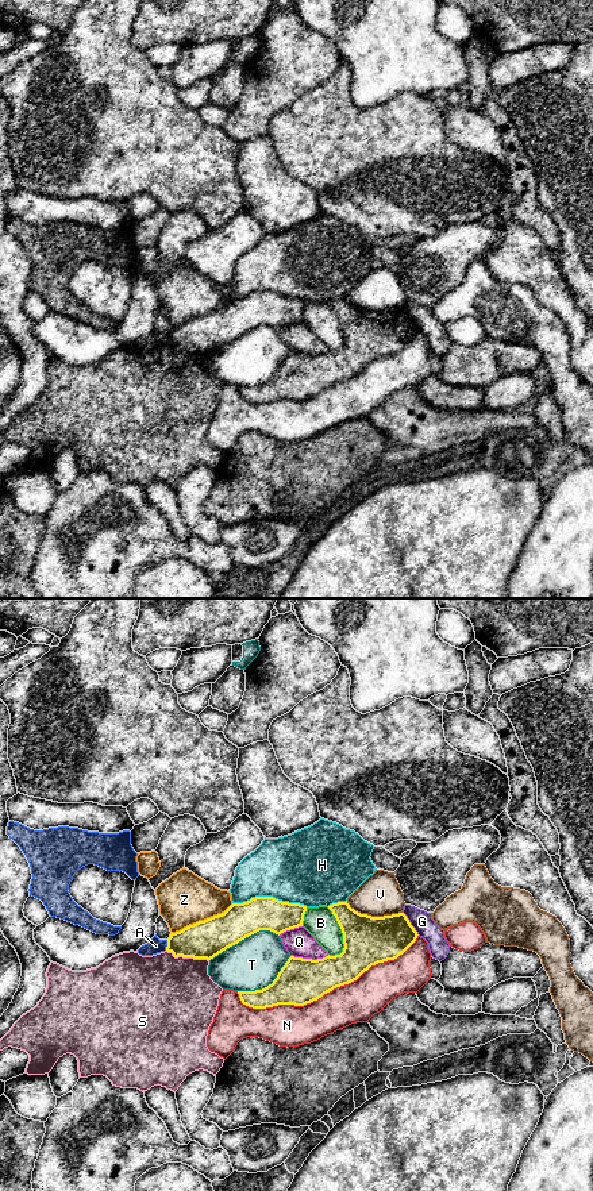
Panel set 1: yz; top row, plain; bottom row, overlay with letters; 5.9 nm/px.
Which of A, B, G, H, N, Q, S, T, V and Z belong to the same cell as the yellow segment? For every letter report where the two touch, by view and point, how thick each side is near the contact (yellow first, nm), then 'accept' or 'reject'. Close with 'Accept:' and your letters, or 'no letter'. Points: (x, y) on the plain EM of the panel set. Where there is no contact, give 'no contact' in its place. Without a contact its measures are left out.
A: yz (168, 340) | 220/90 nm | reject
B: yz (342, 327) | 300/180 nm | reject
G: yz (409, 319) | 280/120 nm | reject
H: yz (270, 292) | 200/420 nm | reject
N: yz (326, 388) | 280/240 nm | reject
Q: yz (310, 354) | 280/170 nm | reject
S: yz (188, 351) | 220/460 nm | reject
T: yz (243, 334) | 220/300 nm | reject
V: yz (373, 312) | 300/240 nm | reject
Z: yz (201, 316) | 220/300 nm | reject
Accept: no letter

